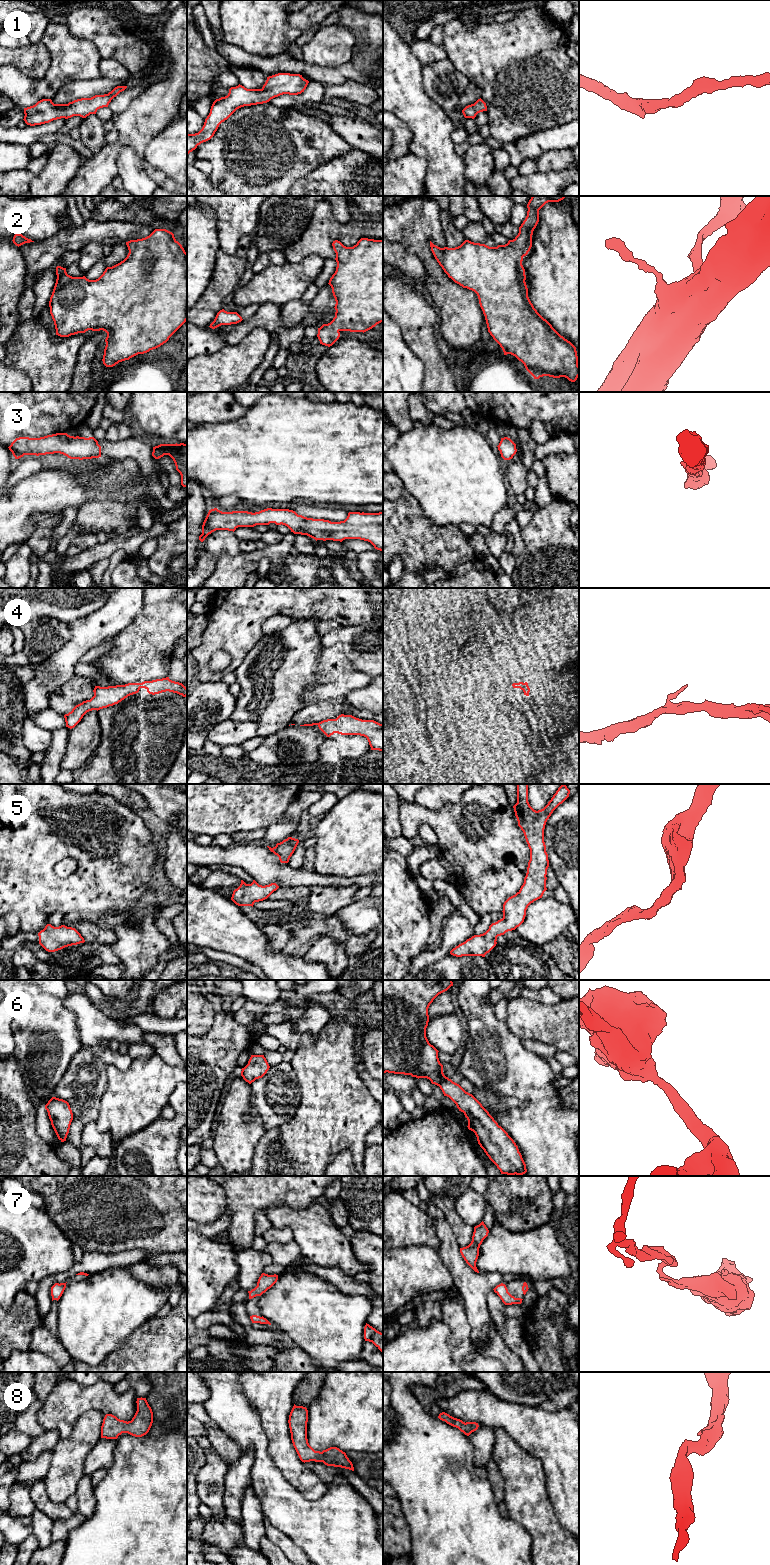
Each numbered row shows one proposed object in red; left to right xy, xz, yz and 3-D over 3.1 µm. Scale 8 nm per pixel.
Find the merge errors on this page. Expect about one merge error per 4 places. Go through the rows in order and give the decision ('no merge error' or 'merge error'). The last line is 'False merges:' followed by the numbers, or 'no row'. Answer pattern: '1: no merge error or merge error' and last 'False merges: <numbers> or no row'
1: no merge error
2: no merge error
3: no merge error
4: no merge error
5: no merge error
6: no merge error
7: no merge error
8: no merge error
False merges: no row

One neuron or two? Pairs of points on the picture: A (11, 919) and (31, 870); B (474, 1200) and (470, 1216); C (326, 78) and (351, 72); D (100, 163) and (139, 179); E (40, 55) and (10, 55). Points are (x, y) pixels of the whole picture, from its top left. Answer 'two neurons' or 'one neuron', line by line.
A: two neurons
B: one neuron
C: one neuron
D: two neurons
E: one neuron

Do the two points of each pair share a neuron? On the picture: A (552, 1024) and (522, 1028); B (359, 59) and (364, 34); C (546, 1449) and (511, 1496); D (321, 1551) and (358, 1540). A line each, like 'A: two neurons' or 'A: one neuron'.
A: one neuron
B: one neuron
C: two neurons
D: one neuron

